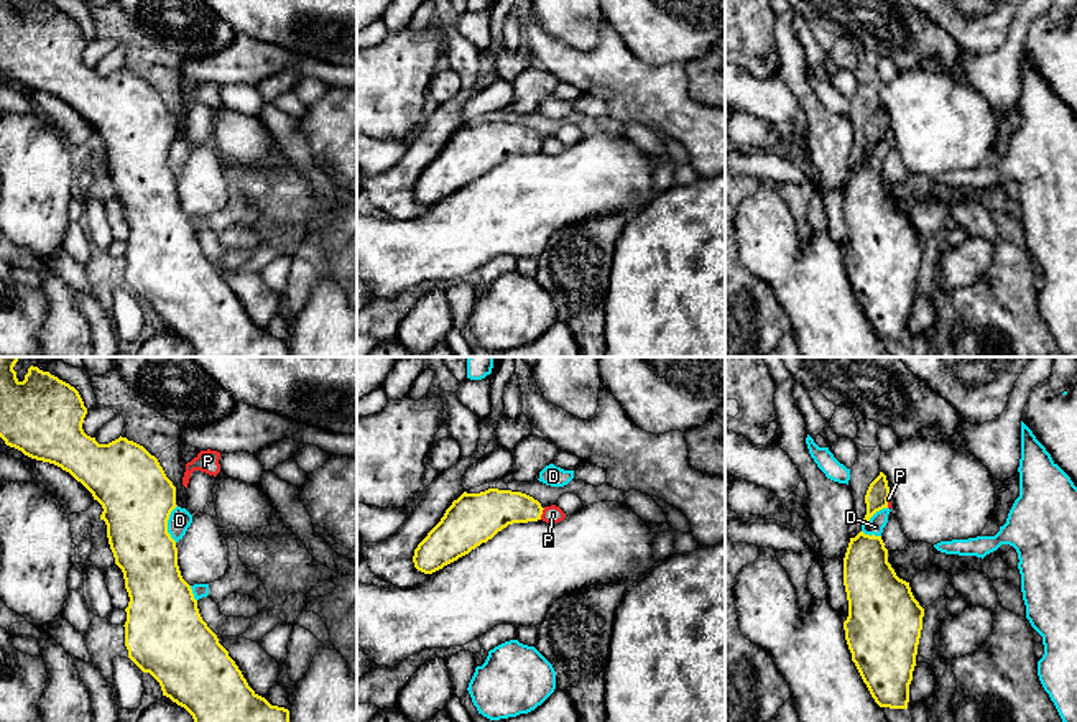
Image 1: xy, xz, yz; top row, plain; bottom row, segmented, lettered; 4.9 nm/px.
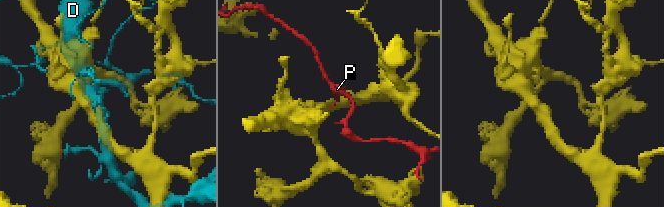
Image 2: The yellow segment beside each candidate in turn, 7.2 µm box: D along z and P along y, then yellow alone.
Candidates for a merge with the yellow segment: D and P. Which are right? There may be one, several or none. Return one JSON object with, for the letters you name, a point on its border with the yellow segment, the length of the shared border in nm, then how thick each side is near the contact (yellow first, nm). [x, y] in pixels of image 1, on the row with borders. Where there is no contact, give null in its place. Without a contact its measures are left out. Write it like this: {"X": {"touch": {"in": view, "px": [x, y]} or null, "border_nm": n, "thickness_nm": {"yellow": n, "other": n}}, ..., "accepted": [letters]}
{"accepted": []}

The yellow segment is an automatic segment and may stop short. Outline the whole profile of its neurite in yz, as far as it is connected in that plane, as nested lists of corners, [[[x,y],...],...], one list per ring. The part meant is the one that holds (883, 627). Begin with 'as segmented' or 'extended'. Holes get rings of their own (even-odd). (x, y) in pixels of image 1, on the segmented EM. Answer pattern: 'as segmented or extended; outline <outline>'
as segmented; outline [[[881,536],[850,538],[844,585],[852,661],[880,707],[908,709],[924,609],[888,562]]]

